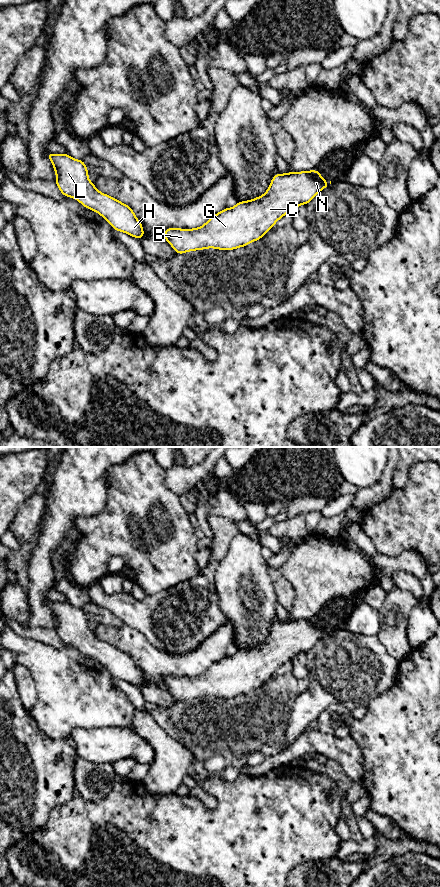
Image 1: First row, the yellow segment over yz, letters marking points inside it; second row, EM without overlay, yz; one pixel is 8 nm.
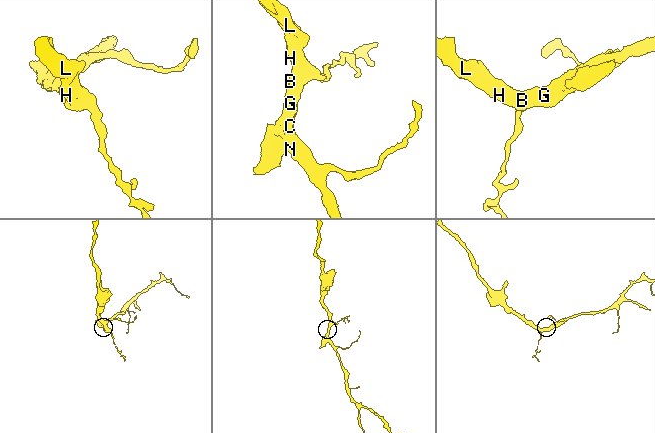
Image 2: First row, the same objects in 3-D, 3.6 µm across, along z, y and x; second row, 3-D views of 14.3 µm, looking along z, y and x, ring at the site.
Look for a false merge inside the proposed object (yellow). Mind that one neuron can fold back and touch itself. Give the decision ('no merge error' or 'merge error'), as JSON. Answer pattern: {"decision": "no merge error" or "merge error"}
{"decision": "no merge error"}

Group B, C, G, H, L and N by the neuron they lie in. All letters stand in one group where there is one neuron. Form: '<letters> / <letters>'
B C G H L N

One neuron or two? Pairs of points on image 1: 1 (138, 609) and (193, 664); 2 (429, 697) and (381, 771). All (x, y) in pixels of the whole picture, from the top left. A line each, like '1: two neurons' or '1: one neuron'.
1: two neurons
2: one neuron

